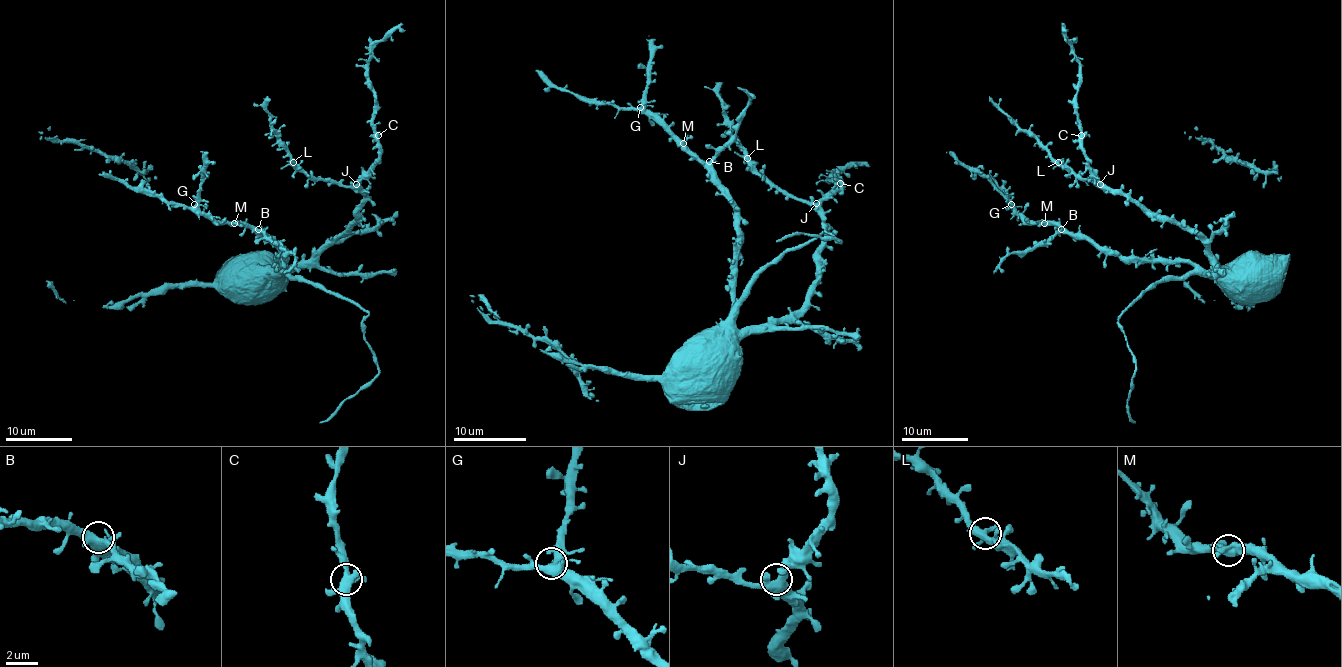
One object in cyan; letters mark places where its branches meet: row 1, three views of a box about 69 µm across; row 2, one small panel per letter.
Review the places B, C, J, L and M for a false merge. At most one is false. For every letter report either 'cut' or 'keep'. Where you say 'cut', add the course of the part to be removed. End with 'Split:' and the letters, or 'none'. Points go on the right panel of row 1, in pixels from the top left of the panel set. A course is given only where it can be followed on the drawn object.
B: keep
C: keep
J: keep
L: keep
M: keep
Split: none

